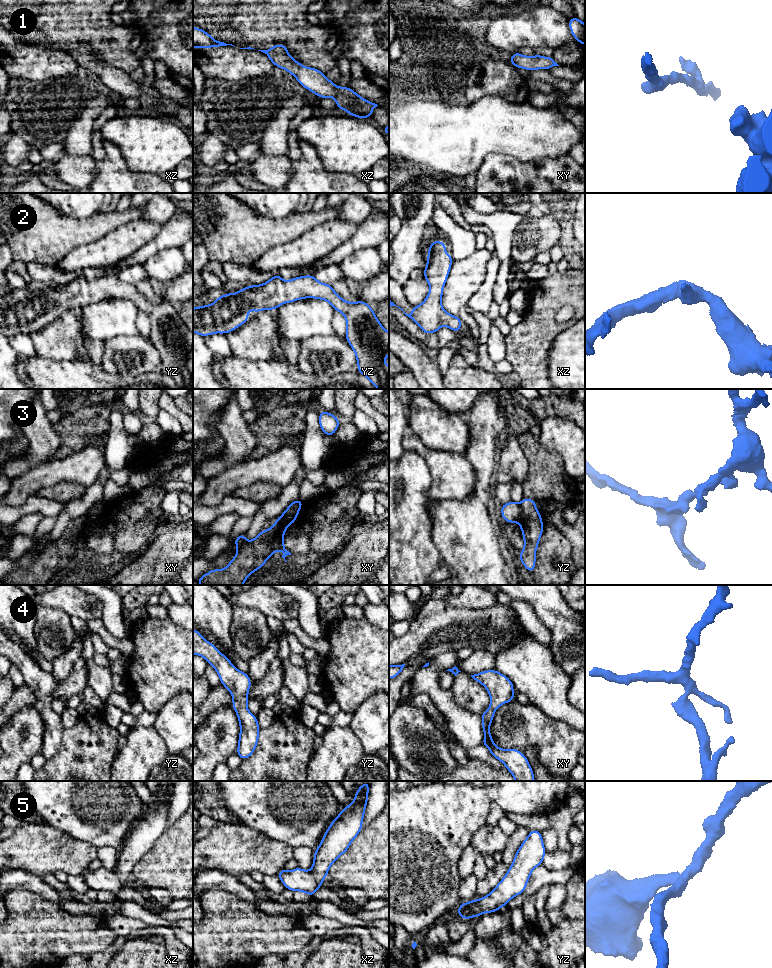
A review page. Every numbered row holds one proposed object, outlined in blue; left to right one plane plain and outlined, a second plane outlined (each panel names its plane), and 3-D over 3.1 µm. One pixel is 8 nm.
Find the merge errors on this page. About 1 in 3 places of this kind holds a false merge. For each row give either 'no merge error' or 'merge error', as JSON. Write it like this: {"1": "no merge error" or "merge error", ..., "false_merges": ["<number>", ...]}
{"1": "no merge error", "2": "no merge error", "3": "merge error", "4": "no merge error", "5": "no merge error", "false_merges": ["3"]}

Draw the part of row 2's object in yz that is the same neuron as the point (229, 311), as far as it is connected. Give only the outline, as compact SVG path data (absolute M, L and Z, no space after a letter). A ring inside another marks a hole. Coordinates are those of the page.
M276 273L270 280L261 285L250 285L238 290L237 294L228 293L219 296L212 304L193 308L193 332L206 337L214 333L226 334L234 331L250 318L248 310L258 313L262 310L275 310L286 302L315 298L325 300L334 310L339 311L346 319L346 340L353 349L358 370L378 389L389 389L389 366L384 364L389 355L389 332L383 328L373 309L366 302L346 302L338 296L333 287L319 282L314 275L299 276L284 281Z

